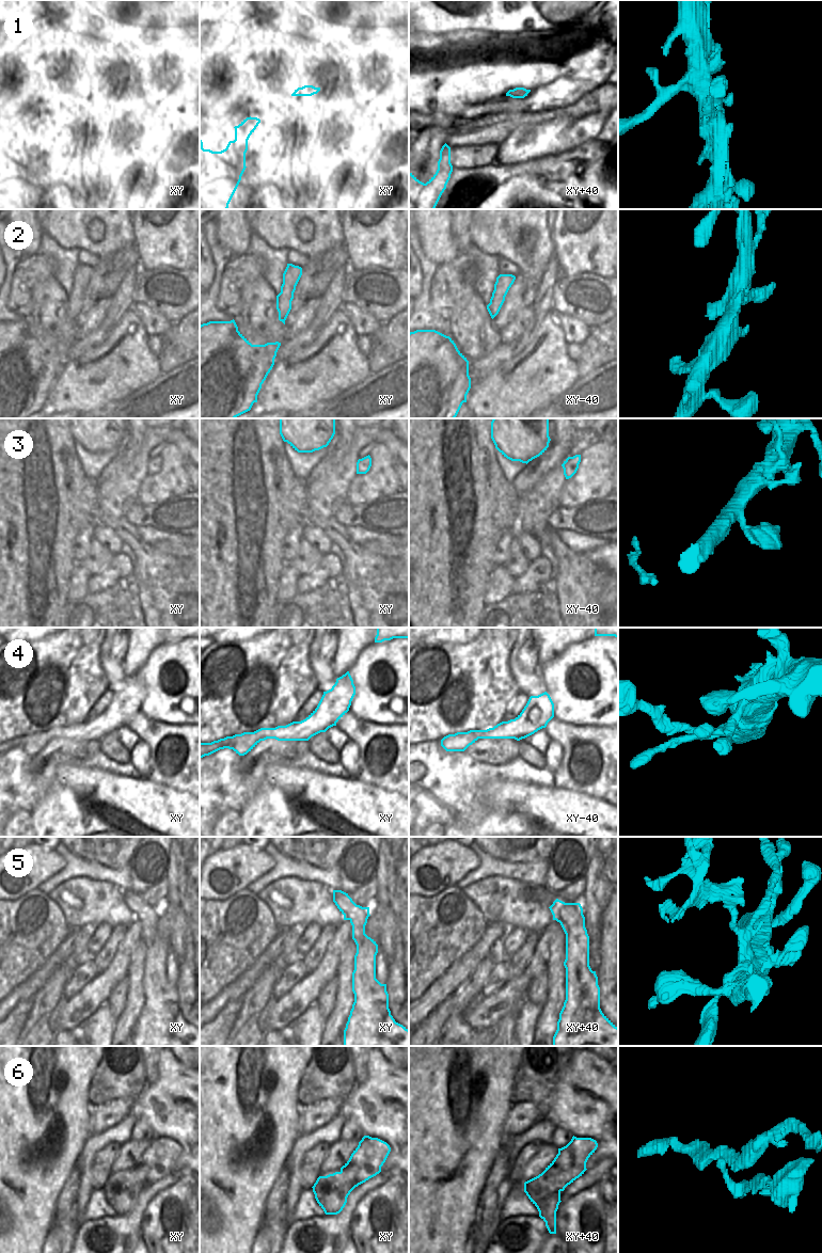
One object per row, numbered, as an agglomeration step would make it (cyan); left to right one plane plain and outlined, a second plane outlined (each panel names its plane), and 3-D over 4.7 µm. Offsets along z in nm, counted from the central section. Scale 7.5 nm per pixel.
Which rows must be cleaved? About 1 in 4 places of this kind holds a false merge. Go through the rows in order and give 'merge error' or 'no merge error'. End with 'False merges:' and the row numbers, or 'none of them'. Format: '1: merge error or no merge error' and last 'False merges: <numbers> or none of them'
1: no merge error
2: no merge error
3: no merge error
4: no merge error
5: merge error
6: merge error
False merges: 5, 6

